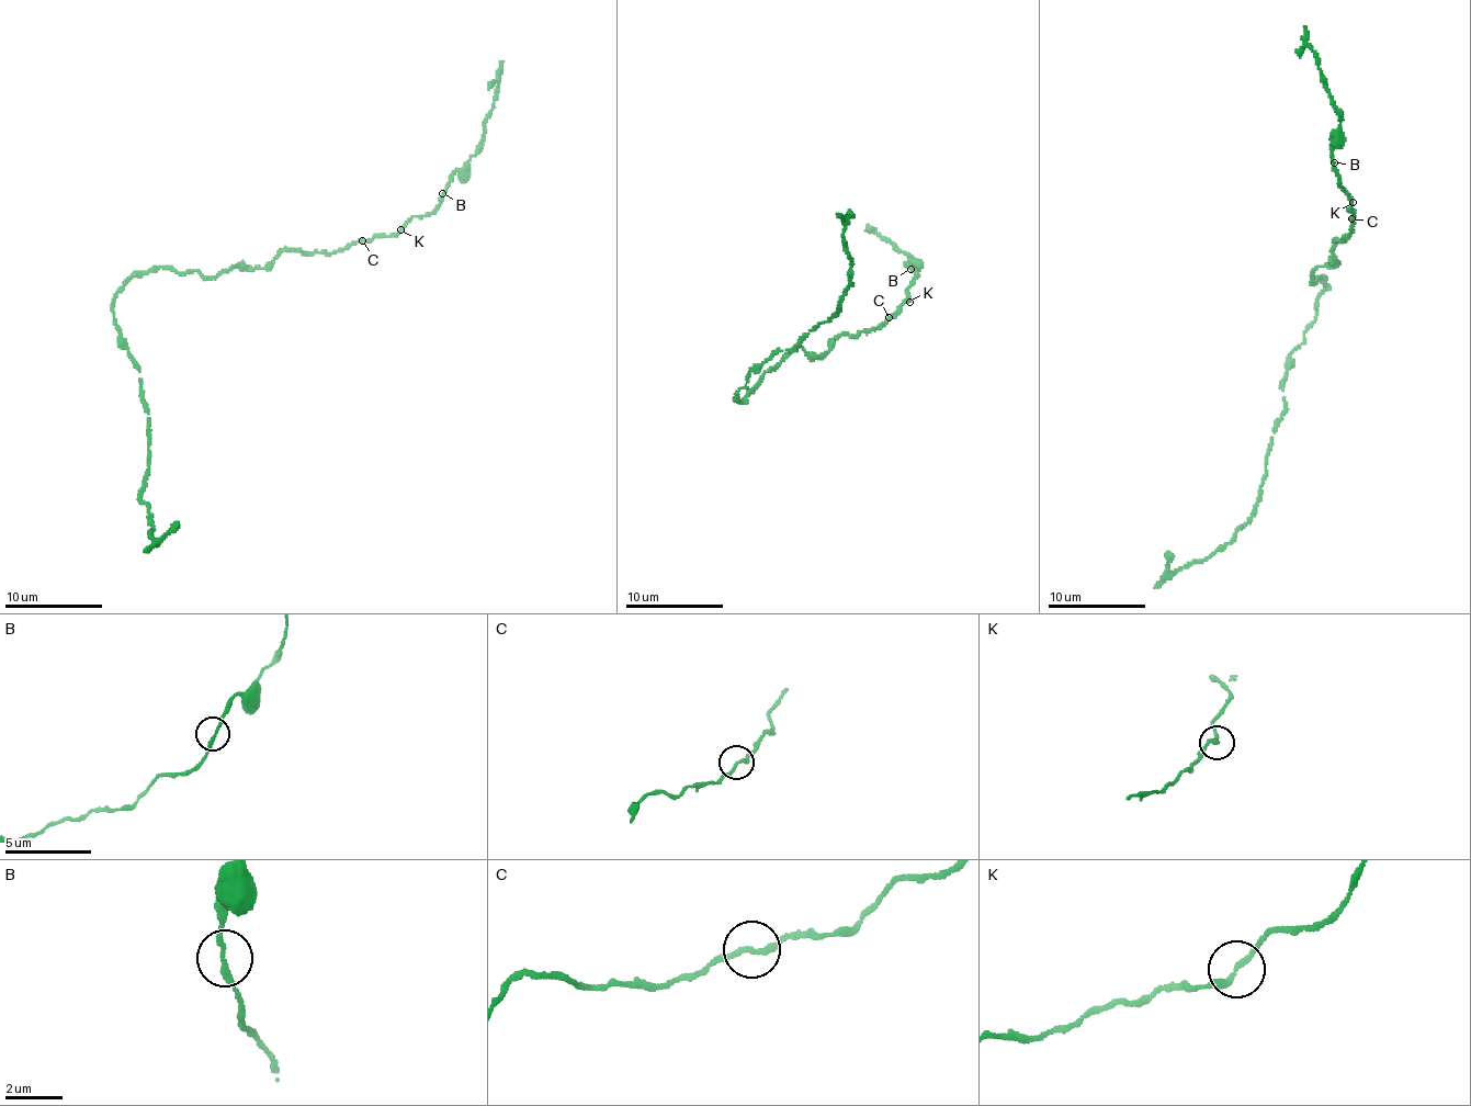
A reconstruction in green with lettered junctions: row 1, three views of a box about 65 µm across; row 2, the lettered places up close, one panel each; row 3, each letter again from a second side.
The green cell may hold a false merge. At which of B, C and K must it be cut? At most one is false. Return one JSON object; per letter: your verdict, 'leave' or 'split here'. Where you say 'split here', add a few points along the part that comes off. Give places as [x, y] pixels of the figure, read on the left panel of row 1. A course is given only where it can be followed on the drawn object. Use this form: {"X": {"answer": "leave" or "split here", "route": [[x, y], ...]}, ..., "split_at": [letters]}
{"B": {"answer": "leave"}, "C": {"answer": "leave"}, "K": {"answer": "leave"}, "split_at": []}

